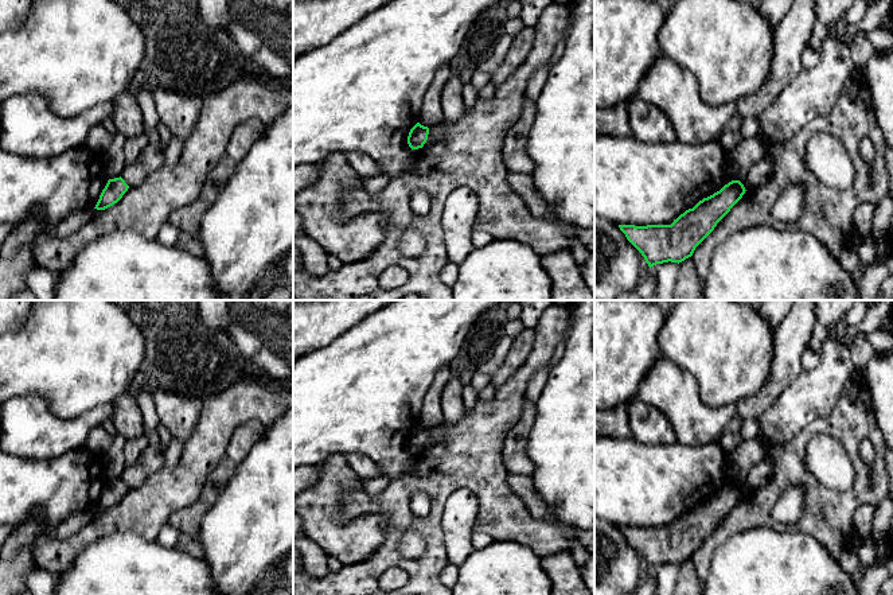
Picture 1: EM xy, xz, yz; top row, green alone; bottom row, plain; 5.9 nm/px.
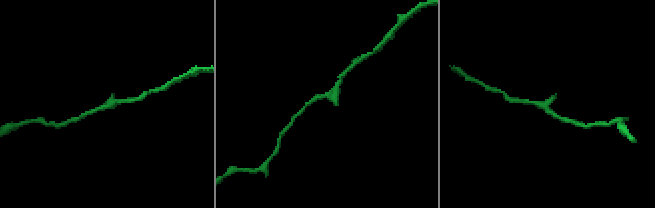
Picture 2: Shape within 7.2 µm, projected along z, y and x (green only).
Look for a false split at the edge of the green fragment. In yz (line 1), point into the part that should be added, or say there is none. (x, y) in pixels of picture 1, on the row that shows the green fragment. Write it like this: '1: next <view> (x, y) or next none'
1: next none

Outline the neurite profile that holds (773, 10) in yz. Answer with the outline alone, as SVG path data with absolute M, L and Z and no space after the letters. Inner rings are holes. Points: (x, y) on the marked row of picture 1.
M765 0L760 7L761 13L768 19L768 23L773 30L787 15L792 1L793 0Z

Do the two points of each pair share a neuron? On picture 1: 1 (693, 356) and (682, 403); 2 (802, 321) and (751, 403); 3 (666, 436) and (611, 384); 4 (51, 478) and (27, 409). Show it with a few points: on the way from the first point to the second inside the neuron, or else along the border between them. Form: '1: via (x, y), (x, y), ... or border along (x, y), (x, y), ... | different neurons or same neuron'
1: border along (663, 357), (675, 362), (694, 378), (701, 401) | different neurons
2: via (790, 342), (787, 365), (772, 388) | same neuron
3: border along (631, 400), (627, 404) | different neurons
4: border along (74, 448), (42, 459), (14, 455) | different neurons

